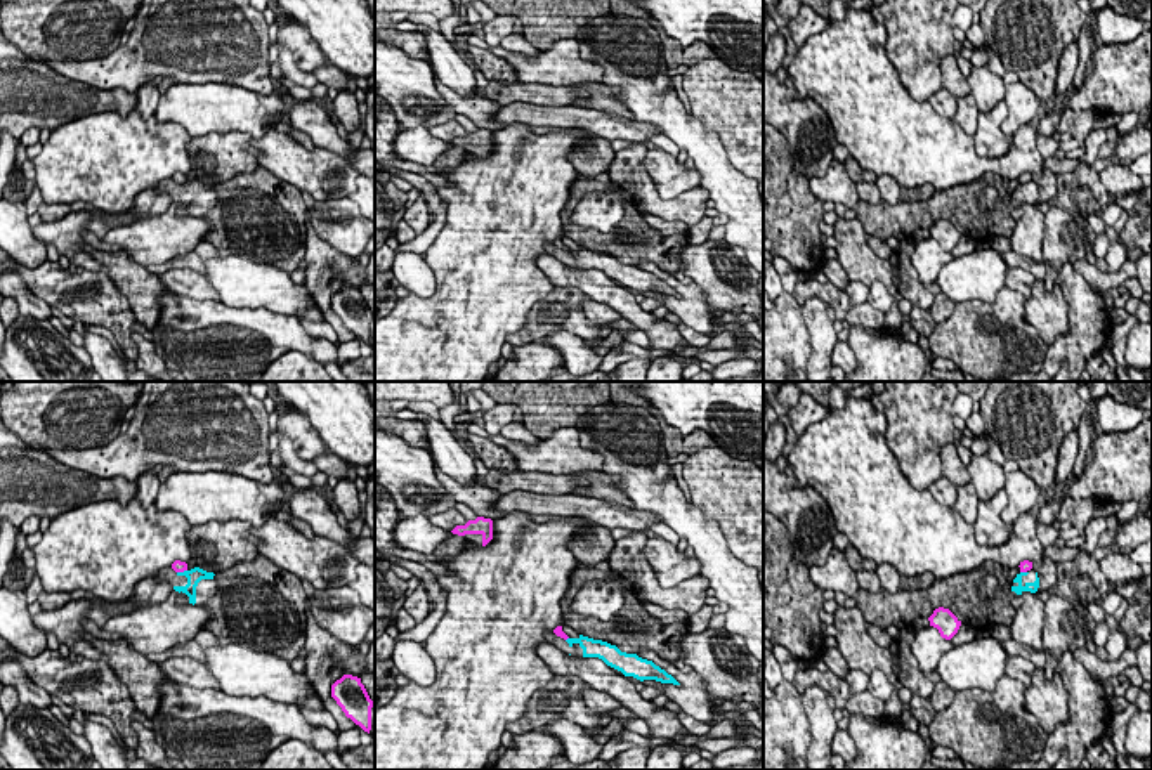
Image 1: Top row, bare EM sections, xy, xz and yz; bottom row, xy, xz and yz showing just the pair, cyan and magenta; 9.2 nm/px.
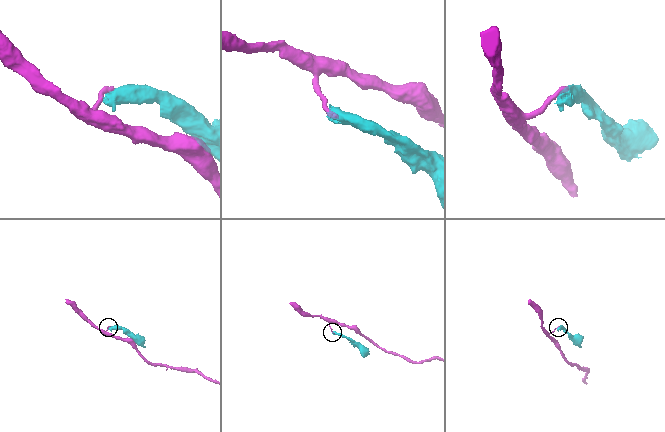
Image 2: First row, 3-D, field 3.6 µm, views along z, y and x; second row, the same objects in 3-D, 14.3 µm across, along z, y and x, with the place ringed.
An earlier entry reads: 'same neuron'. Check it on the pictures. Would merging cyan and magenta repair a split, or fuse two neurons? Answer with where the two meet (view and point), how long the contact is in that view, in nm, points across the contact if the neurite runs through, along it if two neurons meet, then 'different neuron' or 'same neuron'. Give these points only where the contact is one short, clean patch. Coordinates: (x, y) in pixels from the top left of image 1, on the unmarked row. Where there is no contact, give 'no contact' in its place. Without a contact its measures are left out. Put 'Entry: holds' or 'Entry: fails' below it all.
meets cyan in xy at (181, 184); contact 100 nm long; border along xy (186, 181), (177, 184); different neuron
Entry: fails

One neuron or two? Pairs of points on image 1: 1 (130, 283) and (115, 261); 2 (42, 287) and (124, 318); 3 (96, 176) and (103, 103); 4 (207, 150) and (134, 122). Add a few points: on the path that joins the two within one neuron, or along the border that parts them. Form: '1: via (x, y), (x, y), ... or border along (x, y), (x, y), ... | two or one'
1: via (129, 278), (120, 266) | one
2: via (63, 299), (68, 306), (103, 306) | one
3: border along (117, 111), (89, 113), (63, 125) | two
4: border along (193, 139), (188, 150), (191, 169) | two

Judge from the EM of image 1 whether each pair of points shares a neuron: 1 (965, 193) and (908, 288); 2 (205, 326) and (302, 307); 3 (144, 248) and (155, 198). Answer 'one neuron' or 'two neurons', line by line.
1: two neurons
2: two neurons
3: two neurons

